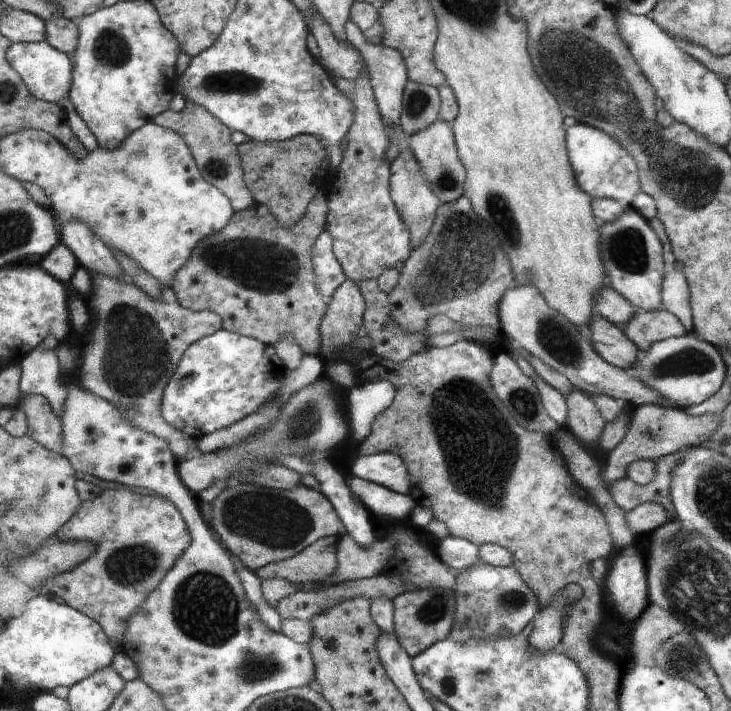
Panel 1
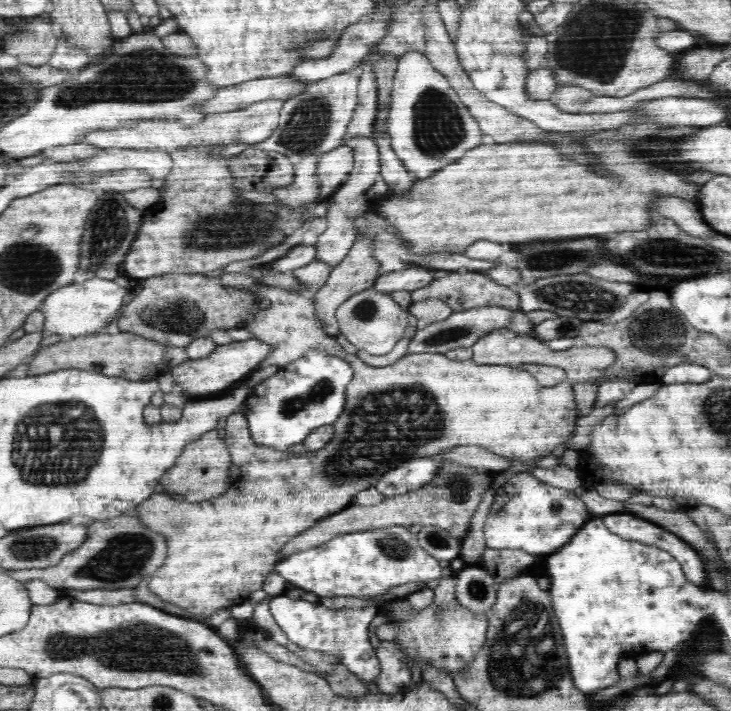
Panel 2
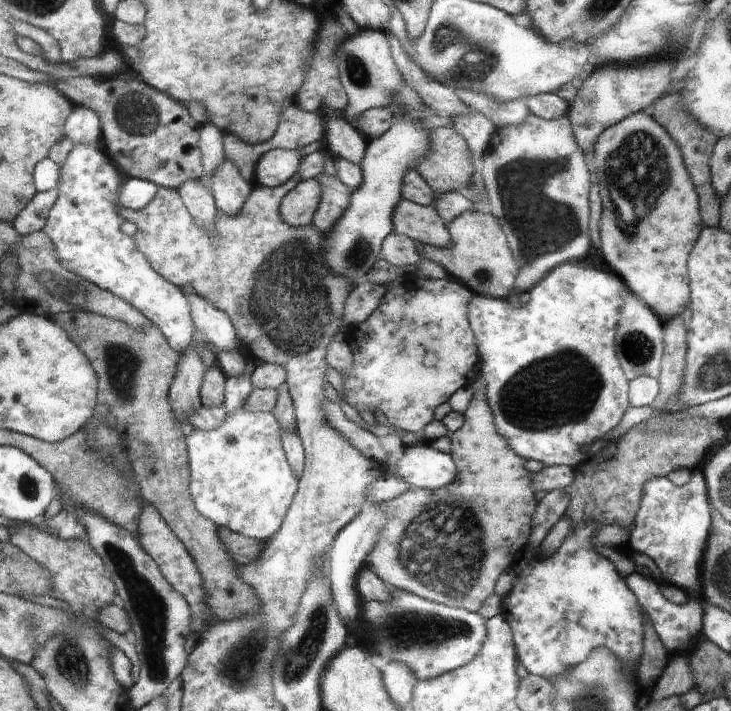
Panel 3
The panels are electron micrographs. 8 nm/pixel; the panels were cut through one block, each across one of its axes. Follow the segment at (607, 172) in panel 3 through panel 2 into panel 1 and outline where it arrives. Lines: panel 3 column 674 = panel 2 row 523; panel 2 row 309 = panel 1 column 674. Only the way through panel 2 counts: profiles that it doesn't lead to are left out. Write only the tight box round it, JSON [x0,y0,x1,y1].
[647,217,695,334]

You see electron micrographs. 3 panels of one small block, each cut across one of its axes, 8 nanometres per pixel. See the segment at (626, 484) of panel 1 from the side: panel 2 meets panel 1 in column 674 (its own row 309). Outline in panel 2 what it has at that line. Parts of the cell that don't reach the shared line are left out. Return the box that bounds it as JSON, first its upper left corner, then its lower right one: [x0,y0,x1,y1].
[411,271,520,311]

